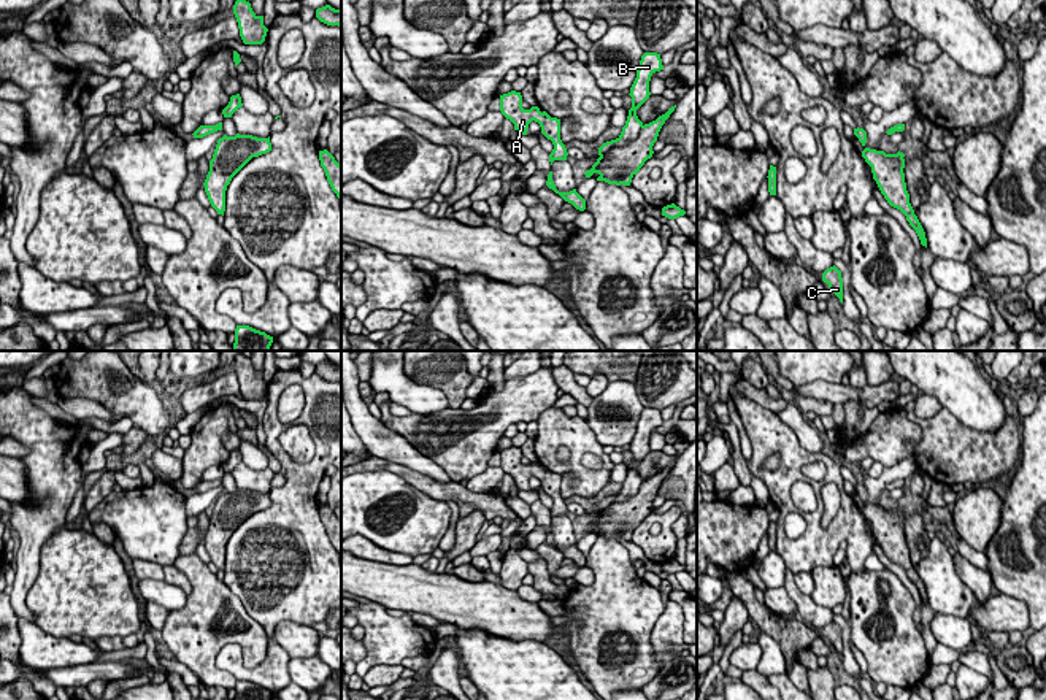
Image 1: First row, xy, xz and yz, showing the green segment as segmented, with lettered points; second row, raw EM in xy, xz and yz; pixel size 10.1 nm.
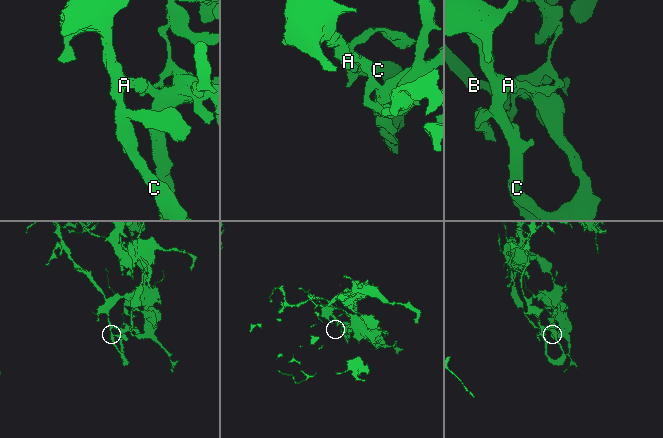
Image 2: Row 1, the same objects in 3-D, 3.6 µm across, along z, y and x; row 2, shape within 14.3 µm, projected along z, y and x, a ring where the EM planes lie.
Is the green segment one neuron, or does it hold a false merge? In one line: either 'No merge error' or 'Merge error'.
Merge error

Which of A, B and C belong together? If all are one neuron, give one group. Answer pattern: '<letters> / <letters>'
A C / B

